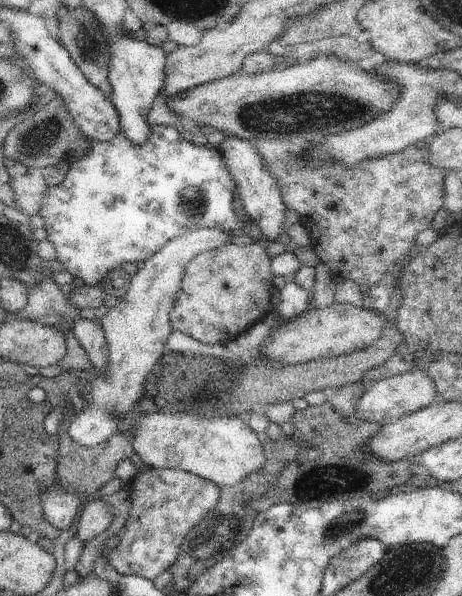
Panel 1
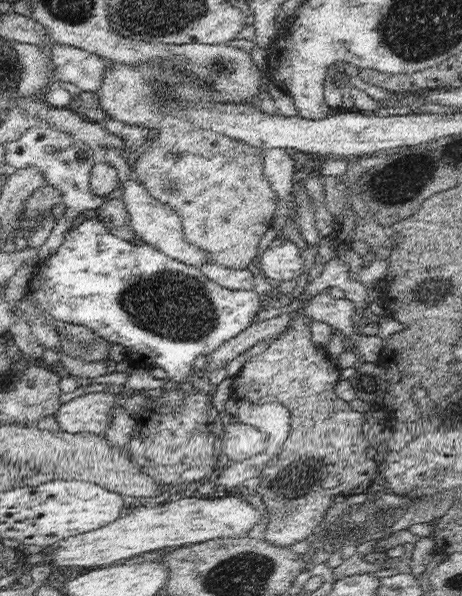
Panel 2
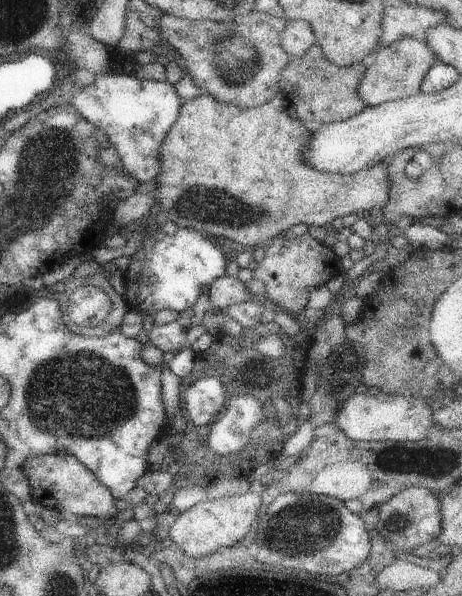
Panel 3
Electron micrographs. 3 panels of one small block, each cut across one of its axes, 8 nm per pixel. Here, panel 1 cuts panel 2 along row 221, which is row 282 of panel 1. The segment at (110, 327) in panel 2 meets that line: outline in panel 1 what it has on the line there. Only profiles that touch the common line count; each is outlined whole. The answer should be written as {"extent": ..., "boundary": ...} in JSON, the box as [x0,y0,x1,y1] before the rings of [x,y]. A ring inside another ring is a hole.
{"extent":[39,126,253,288],"boundary":[[[153,126],[147,142],[133,146],[123,132],[115,134],[109,142],[93,142],[89,154],[73,162],[59,182],[45,192],[43,208],[39,216],[45,220],[47,242],[57,250],[57,260],[75,278],[83,280],[83,286],[99,288],[101,278],[107,272],[119,270],[123,262],[147,262],[159,252],[171,238],[183,236],[193,230],[221,230],[221,232],[243,232],[245,226],[253,224],[251,216],[235,214],[233,190],[235,180],[223,164],[221,152],[193,146],[177,136],[177,126]]]}

